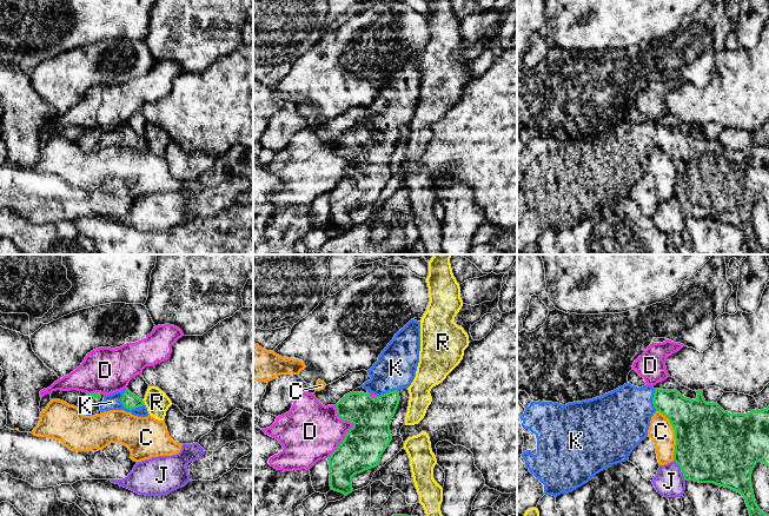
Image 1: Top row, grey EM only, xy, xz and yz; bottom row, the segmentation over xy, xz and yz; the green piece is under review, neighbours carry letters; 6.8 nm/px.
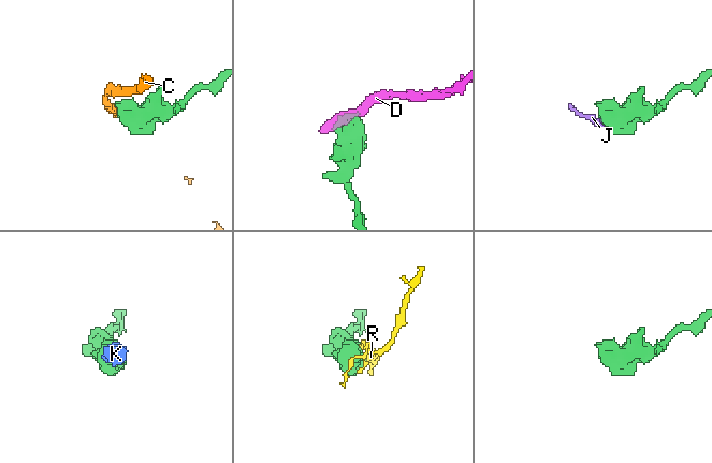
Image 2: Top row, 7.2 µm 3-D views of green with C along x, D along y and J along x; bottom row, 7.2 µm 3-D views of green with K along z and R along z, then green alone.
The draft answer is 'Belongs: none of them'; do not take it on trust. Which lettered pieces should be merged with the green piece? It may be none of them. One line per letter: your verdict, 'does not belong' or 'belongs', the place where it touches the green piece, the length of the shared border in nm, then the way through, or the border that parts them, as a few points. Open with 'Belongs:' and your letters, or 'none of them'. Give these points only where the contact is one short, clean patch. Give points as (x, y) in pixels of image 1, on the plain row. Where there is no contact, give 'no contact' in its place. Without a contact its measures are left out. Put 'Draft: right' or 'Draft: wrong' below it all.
Belongs: K
C: does not belong; meets green in yz at (675, 170); contact 360 nm long
D: does not belong; meets green in xz at (350, 165); contact 380 nm long
J: does not belong; meets green in yz at (681, 206); contact 170 nm long
K: belongs; meets green in xy at (126, 144); contact 180 nm long; runs through xy (130, 137), (126, 144), (120, 138), (111, 138)
R: does not belong; meets green in xy at (143, 138); contact 50 nm long
Draft: wrong

